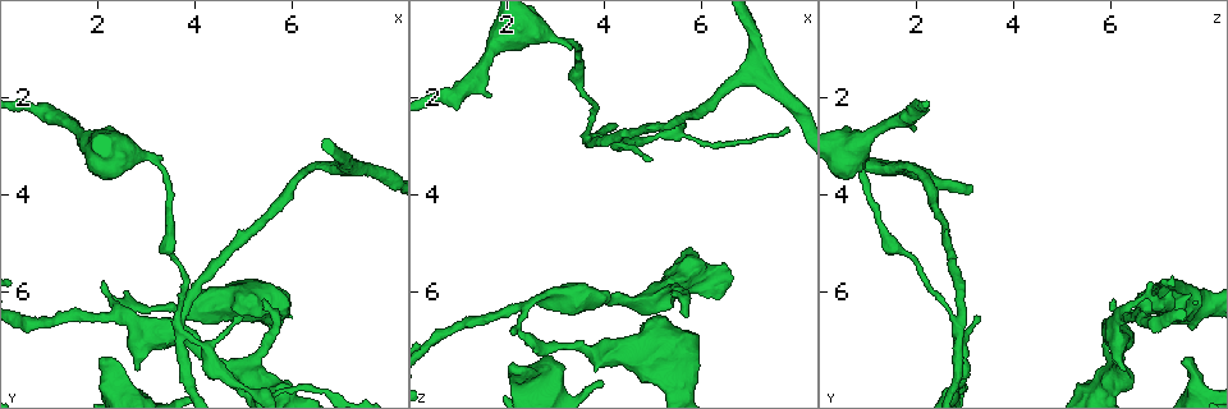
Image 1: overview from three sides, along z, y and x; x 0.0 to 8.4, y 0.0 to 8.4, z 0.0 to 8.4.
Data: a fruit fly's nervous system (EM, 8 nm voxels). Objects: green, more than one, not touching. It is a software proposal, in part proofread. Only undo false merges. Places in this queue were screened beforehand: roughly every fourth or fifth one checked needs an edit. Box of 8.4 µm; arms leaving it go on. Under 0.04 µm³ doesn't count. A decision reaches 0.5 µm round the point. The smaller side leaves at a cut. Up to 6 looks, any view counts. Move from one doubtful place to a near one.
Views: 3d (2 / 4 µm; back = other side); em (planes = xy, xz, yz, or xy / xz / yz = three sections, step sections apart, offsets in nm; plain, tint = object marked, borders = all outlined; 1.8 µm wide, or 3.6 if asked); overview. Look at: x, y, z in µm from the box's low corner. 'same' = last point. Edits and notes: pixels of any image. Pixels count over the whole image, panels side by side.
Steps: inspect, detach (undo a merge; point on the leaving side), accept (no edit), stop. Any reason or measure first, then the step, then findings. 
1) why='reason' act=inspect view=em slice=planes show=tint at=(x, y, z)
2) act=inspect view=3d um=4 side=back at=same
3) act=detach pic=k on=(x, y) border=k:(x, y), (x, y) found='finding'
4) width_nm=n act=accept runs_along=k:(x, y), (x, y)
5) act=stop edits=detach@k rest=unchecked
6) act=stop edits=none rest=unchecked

why='sudden change in width' act=inspect view=em um=3.6 slice=planes show=borders at=(5.10, 7.80, 6.15)

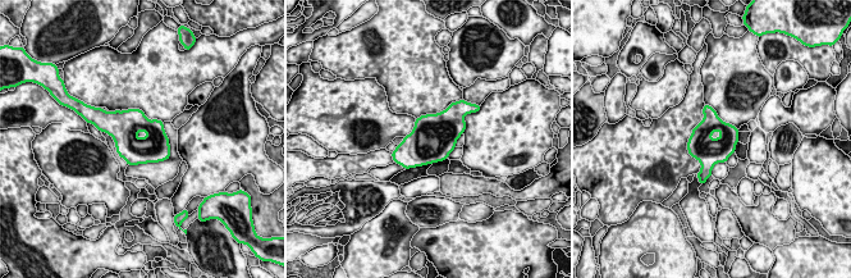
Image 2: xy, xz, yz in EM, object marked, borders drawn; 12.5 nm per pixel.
act=accept found='all the same cell'

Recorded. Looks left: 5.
why='arms part here' act=inspect view=em slice=yz step=8 show=tint at=(3.70, 6.40, 2.75)

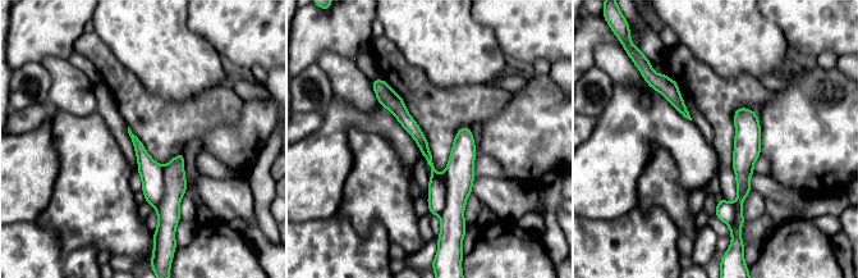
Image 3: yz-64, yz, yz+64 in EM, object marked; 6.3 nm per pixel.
act=detach pic=3 on=(168, 210) found='two cells meet here'

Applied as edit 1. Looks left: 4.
act=inspect view=overview

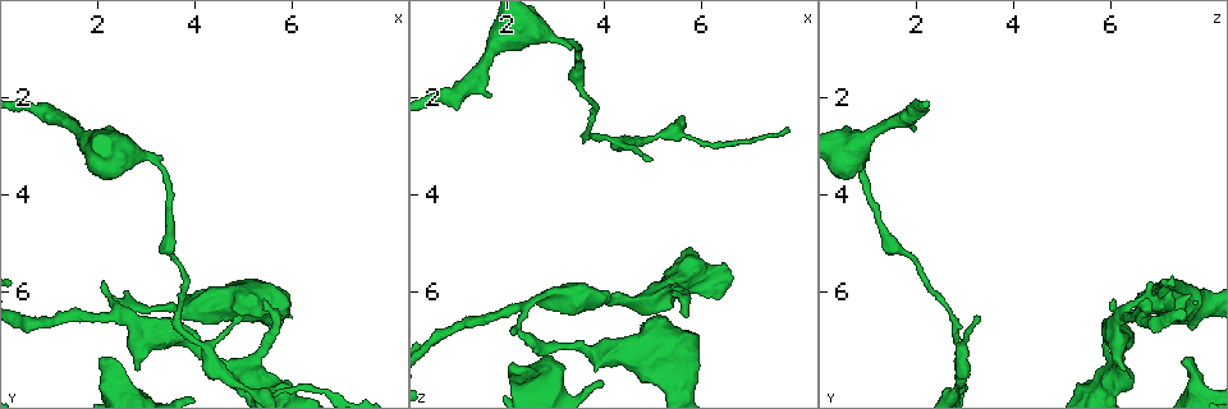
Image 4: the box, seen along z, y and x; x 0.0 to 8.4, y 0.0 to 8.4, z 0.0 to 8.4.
why='four arms meet' act=inspect view=em slice=xy step=16 show=tint at=(1.90, 2.95, 0.80)

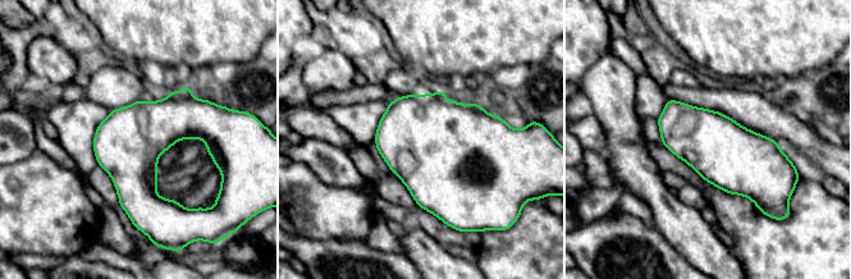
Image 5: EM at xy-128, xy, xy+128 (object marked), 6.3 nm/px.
why='cut it another way' act=inspect view=em slice=planes show=tint at=same

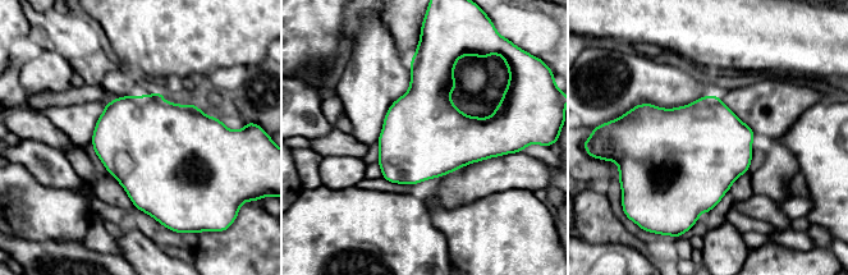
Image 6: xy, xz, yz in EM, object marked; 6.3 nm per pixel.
act=accept found='all the same cell'

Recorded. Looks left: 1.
act=stop edits=detach@3 rest=unchecked

